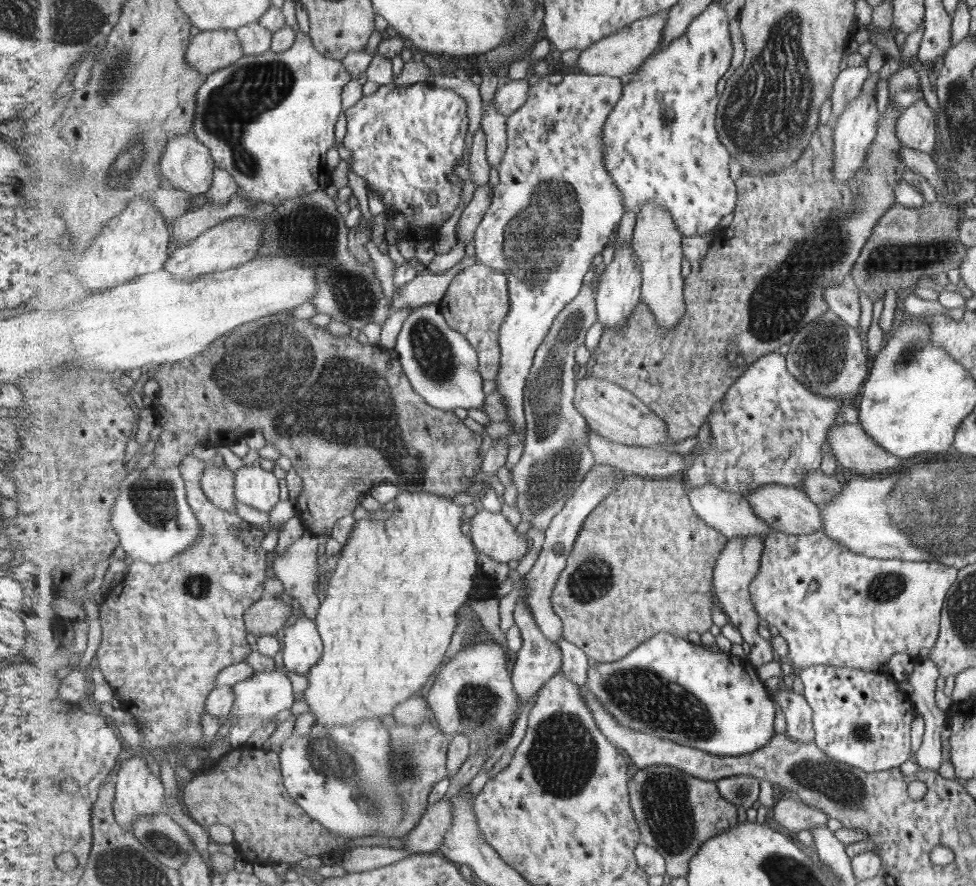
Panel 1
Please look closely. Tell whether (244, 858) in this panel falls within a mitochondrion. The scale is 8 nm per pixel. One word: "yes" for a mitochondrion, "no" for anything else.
no

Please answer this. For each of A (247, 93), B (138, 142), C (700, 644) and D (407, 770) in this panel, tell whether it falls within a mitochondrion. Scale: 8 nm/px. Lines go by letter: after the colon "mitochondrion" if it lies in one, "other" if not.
A: mitochondrion
B: mitochondrion
C: other
D: mitochondrion

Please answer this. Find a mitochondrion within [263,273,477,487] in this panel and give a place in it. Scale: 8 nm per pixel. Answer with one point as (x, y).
(434, 354)

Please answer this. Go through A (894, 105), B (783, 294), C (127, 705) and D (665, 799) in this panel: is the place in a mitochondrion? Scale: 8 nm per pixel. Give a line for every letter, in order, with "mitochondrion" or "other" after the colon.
A: other
B: mitochondrion
C: other
D: mitochondrion

